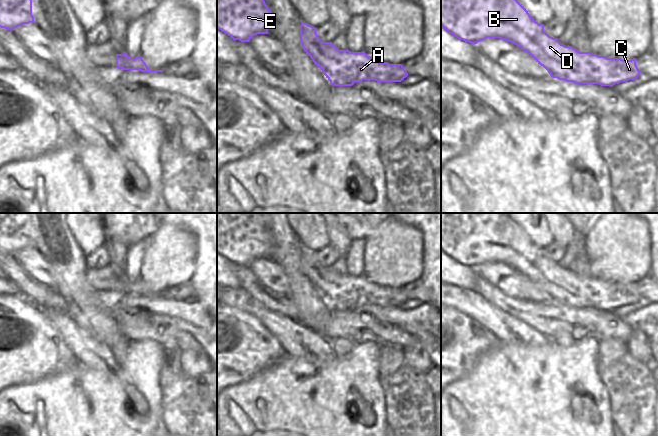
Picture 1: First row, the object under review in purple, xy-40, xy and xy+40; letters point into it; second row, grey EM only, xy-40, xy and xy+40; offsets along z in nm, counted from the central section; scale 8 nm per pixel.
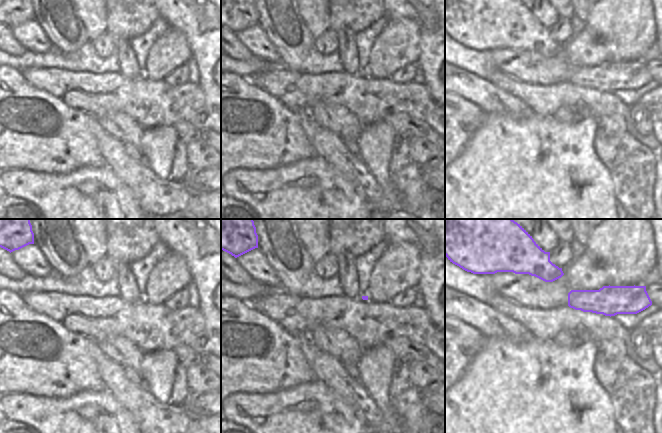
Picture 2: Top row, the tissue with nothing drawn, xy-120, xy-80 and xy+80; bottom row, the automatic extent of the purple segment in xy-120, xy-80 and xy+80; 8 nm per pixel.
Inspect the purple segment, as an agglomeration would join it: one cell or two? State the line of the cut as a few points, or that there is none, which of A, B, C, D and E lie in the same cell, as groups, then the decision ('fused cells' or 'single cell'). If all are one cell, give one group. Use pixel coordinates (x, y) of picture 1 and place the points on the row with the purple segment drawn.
no cut | A B C D E | single cell

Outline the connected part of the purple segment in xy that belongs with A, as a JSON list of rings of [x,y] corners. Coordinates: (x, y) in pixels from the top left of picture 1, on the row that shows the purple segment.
[[[302,22],[300,43],[333,86],[352,86],[363,80],[401,82],[408,76],[402,64],[379,62],[364,51],[339,50],[332,42],[323,42],[316,31],[317,28]]]

